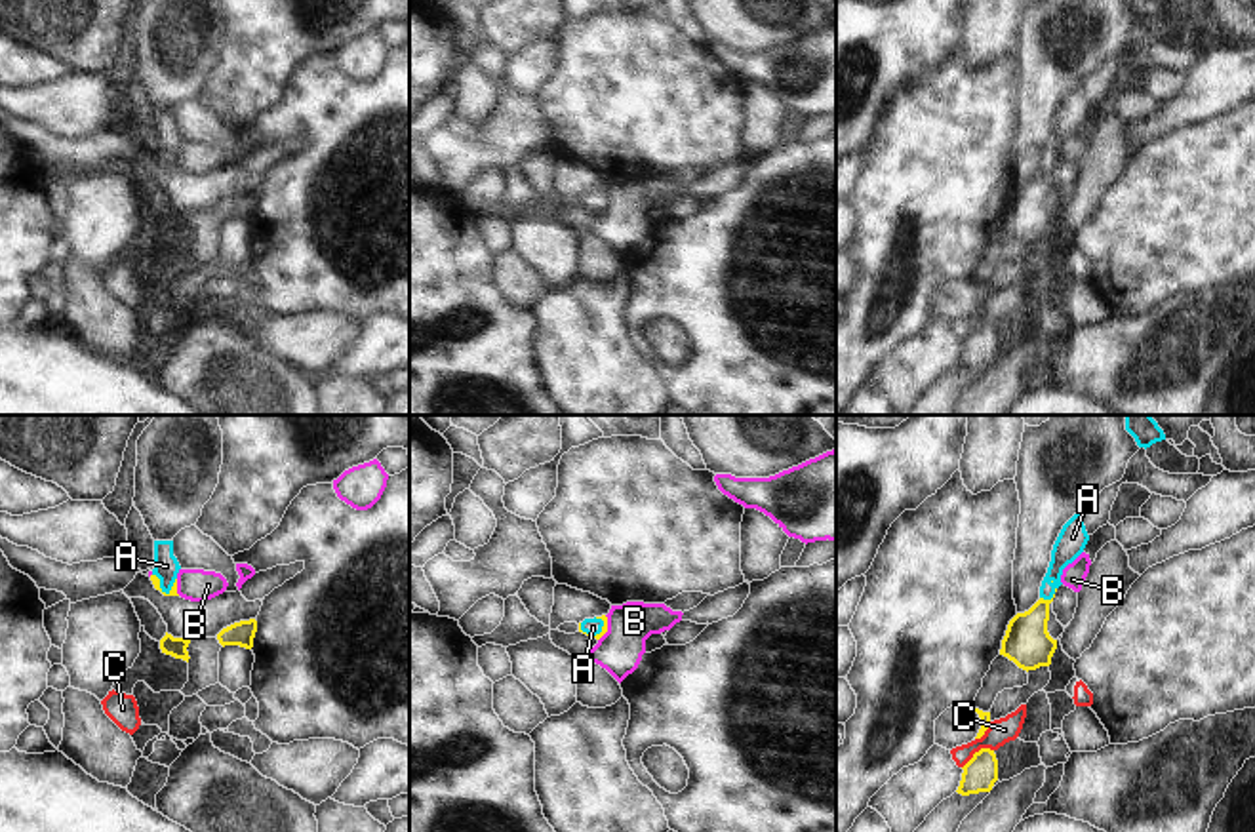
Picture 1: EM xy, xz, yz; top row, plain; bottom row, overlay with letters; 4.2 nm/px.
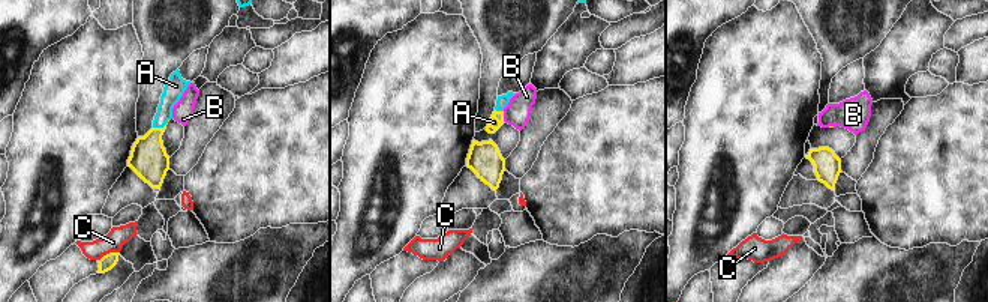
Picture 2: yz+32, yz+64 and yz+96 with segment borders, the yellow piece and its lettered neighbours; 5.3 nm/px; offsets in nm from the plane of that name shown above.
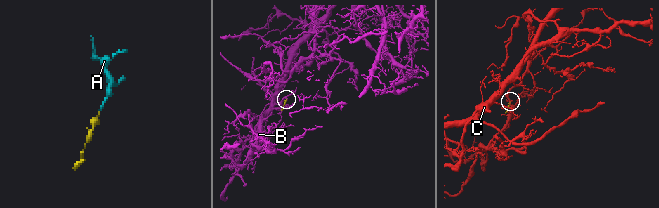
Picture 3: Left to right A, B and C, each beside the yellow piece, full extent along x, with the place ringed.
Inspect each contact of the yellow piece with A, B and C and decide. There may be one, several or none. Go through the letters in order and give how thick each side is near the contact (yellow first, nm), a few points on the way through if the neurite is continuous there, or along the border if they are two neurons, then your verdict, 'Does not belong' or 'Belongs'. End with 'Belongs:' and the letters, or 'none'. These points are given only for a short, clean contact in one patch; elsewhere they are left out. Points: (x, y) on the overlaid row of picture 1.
A: Thickness 40 nm (yellow) against 110 nm. Path across: xy (155, 579), (159, 585), (166, 566). Belongs
B: Thickness 40 nm (yellow) against 140 nm. Boundary: xy (176, 579), (179, 594). Does not belong
C: Thickness 140 nm (yellow) against 110 nm. Boundary: yz (993, 749), (981, 749), (962, 768). Does not belong
Belongs: A.

